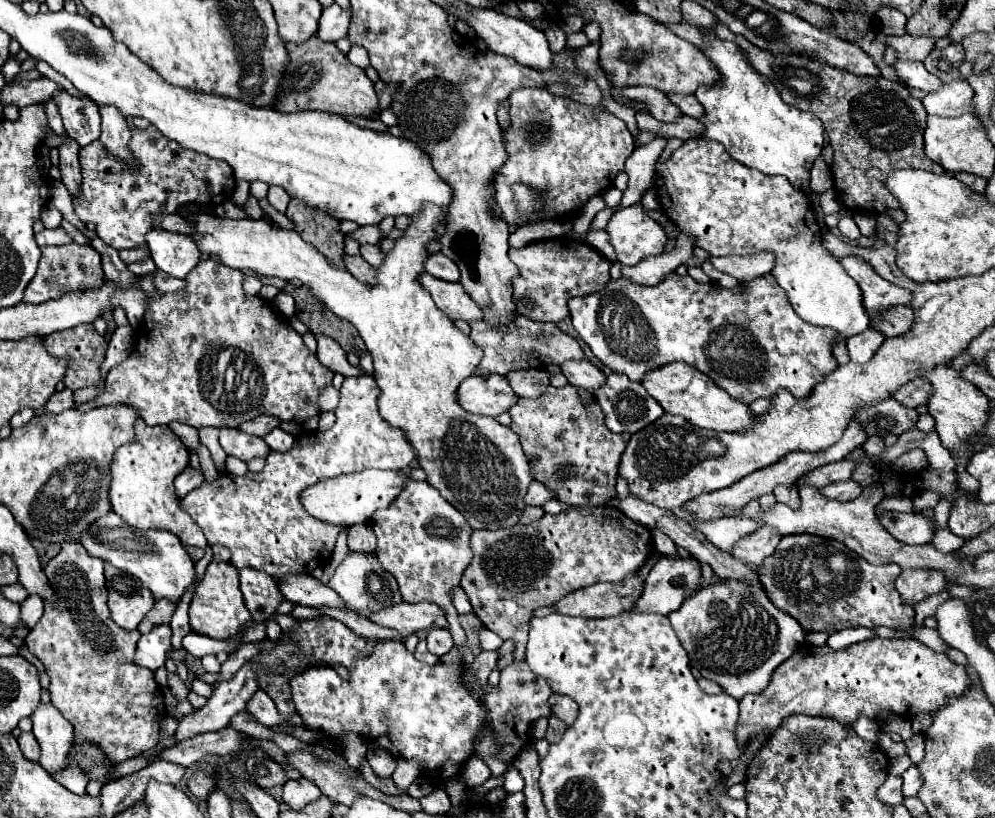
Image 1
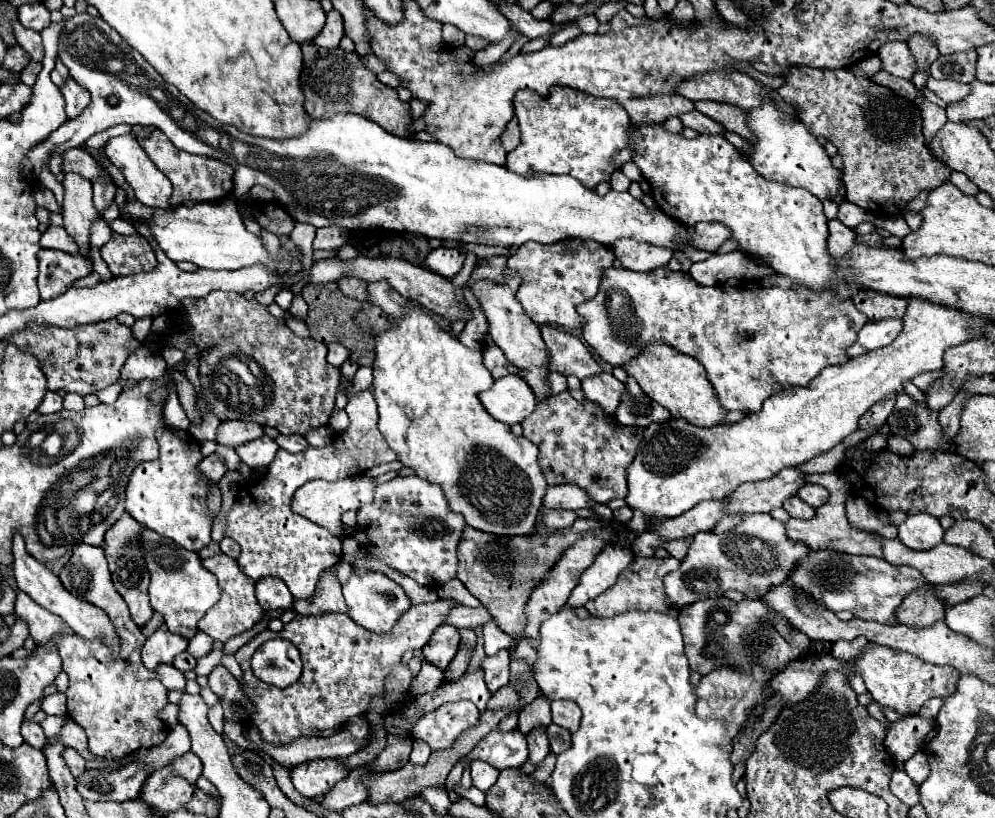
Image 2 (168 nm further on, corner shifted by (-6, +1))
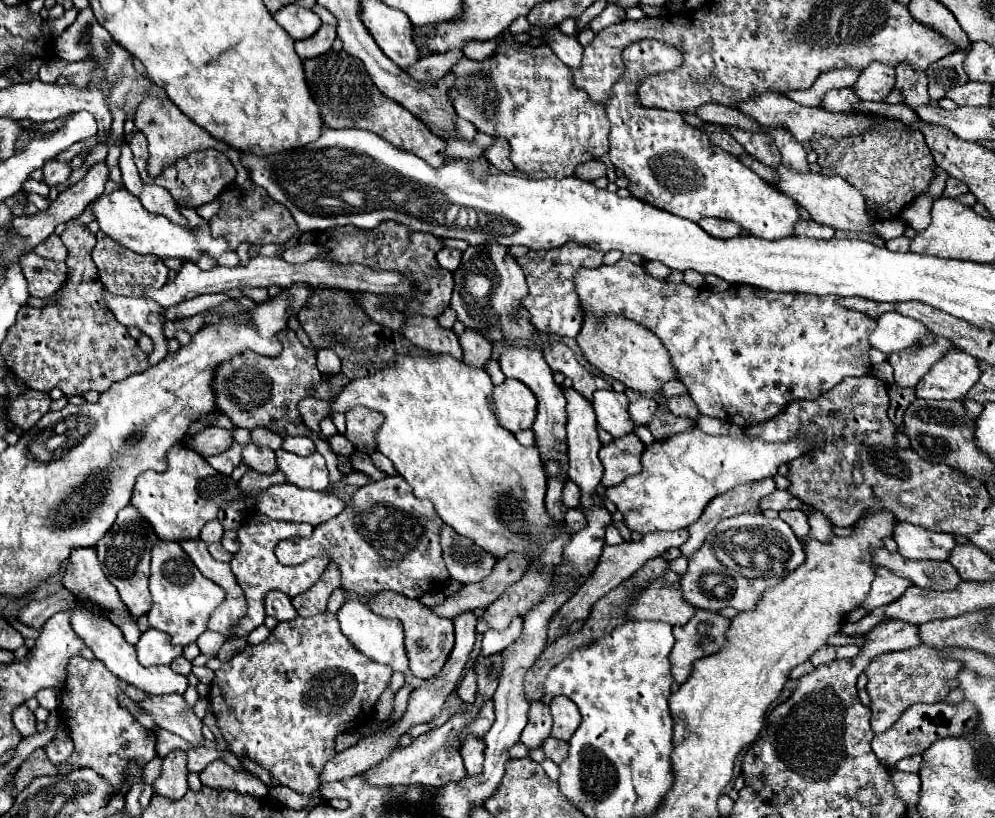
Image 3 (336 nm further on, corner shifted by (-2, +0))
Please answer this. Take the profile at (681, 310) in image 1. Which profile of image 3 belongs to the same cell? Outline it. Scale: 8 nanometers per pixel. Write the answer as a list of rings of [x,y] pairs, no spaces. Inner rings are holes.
[[[620,259],[614,265],[600,265],[596,269],[580,269],[574,277],[580,305],[596,317],[608,313],[626,315],[628,319],[650,329],[670,353],[676,377],[688,387],[698,411],[708,417],[718,417],[740,427],[762,423],[784,411],[790,401],[816,399],[830,391],[844,377],[860,377],[872,371],[868,359],[868,337],[876,329],[876,319],[860,311],[838,307],[838,297],[806,295],[806,293],[772,293],[752,285],[732,285],[722,293],[690,287],[686,283],[674,285],[656,281],[644,273],[640,265]]]

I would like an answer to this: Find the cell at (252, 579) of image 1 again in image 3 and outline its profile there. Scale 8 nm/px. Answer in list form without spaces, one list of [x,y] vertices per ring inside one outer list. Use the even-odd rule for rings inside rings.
[[[280,591],[268,593],[268,597],[266,597],[266,615],[274,617],[278,621],[292,621],[292,619],[298,617],[298,613],[292,607],[290,599]]]

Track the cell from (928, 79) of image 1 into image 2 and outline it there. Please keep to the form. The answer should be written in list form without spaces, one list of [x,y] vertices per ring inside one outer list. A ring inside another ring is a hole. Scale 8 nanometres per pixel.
[[[930,78],[926,82],[926,88],[932,90],[936,96],[940,96],[944,102],[956,102],[956,100],[962,100],[968,92],[970,86],[964,86],[960,82],[954,82],[954,80],[936,80],[936,78]]]

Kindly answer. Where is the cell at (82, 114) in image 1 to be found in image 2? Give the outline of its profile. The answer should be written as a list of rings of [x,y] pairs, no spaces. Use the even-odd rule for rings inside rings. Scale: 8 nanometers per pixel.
[[[68,78],[60,86],[60,92],[66,100],[66,116],[68,118],[78,118],[84,112],[84,108],[88,106],[88,100],[90,100],[88,90],[80,88],[80,84],[76,84],[72,78]]]

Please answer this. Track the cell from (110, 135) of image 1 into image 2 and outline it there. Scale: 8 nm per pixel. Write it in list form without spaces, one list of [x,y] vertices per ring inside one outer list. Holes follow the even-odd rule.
[[[130,134],[110,138],[104,146],[106,158],[124,174],[126,182],[134,188],[136,198],[150,208],[168,208],[172,184],[146,156],[138,140]]]

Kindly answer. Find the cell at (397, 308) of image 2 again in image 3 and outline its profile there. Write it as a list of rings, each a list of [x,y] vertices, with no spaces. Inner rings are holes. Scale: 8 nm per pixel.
[[[408,317],[408,329],[402,333],[414,345],[428,349],[432,353],[452,355],[454,359],[462,359],[464,351],[458,343],[458,337],[452,329],[442,329],[434,317]]]

